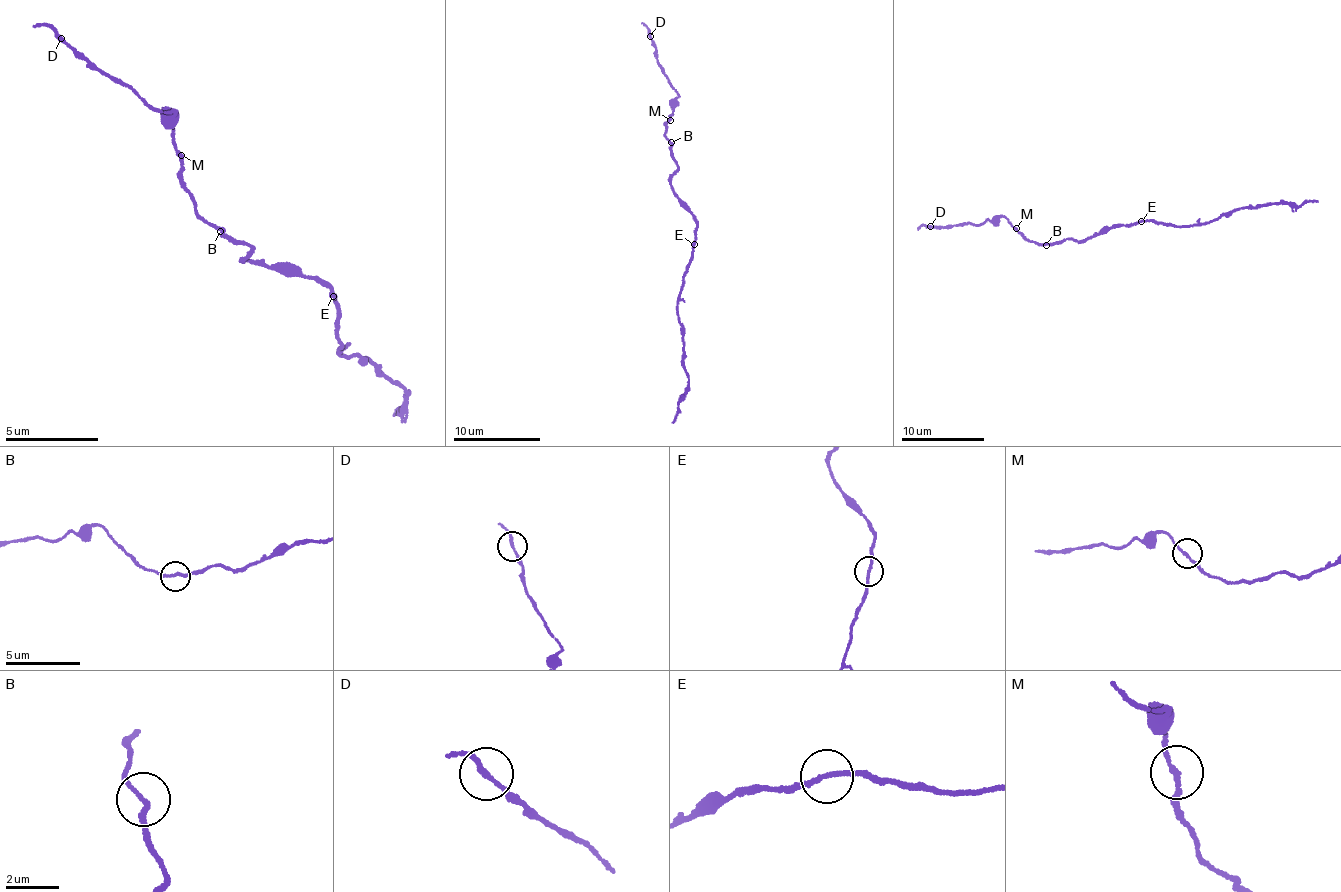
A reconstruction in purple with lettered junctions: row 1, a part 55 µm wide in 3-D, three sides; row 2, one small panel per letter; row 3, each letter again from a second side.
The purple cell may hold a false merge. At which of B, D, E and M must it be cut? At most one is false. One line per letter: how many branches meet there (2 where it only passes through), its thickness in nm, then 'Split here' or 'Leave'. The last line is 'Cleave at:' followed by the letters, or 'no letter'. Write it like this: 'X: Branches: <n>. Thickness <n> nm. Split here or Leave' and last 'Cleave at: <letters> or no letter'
B: Branches: 2. Thickness 180 nm. Leave
D: Branches: 2. Thickness 160 nm. Leave
E: Branches: 2. Thickness 170 nm. Leave
M: Branches: 2. Thickness 160 nm. Leave
Cleave at: no letter

